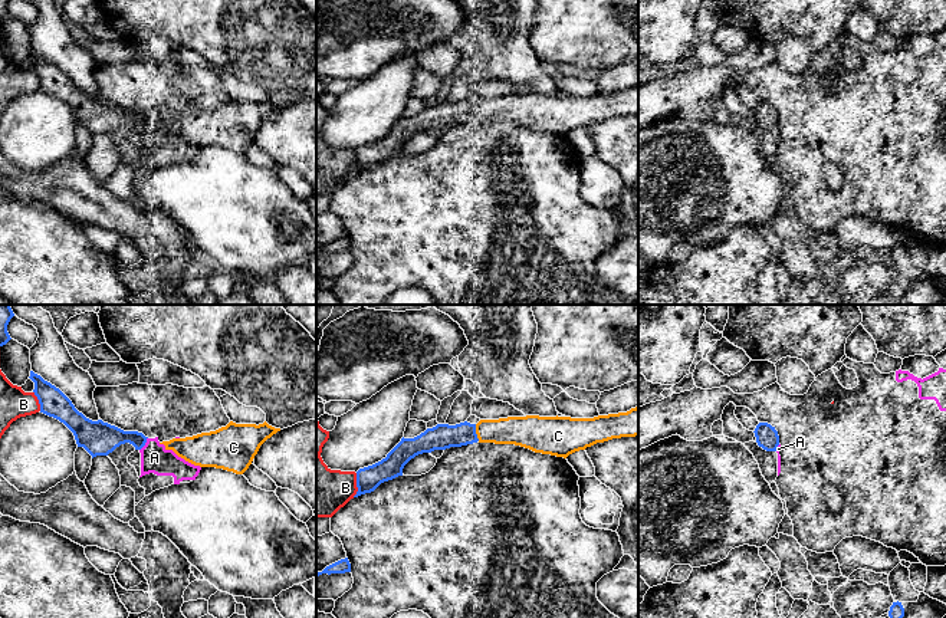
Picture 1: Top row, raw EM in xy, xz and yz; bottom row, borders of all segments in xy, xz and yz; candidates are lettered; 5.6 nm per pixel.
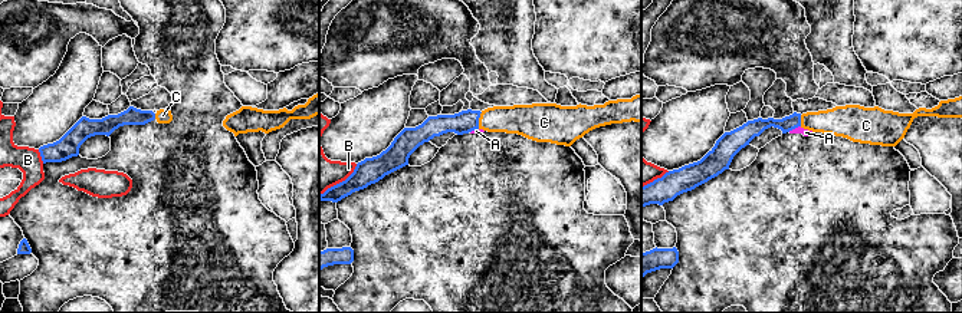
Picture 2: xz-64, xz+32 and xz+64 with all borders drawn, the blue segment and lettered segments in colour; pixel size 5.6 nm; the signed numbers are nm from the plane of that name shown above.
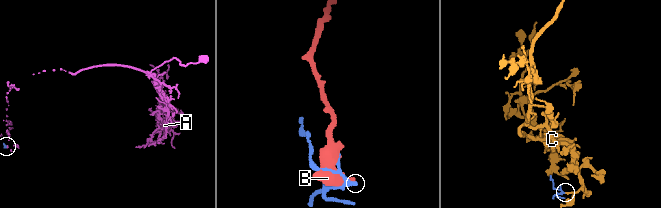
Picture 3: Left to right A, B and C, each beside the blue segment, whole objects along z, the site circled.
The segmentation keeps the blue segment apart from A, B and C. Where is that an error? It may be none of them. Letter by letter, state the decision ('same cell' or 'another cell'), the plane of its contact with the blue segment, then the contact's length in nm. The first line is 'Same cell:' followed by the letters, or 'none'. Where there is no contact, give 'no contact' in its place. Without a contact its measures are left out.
Same cell: C
A: another cell; contact in xy; length 90 nm
B: another cell; contact in xz; length 140 nm
C: same cell; contact in xz; length 100 nm

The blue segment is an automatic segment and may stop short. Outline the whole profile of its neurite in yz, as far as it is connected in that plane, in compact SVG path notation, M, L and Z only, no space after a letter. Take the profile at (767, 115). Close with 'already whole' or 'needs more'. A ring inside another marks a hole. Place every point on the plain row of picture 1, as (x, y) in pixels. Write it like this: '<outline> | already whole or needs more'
M759 101L753 111L759 125L766 129L776 129L779 124L779 114L775 105L768 101Z | already whole

